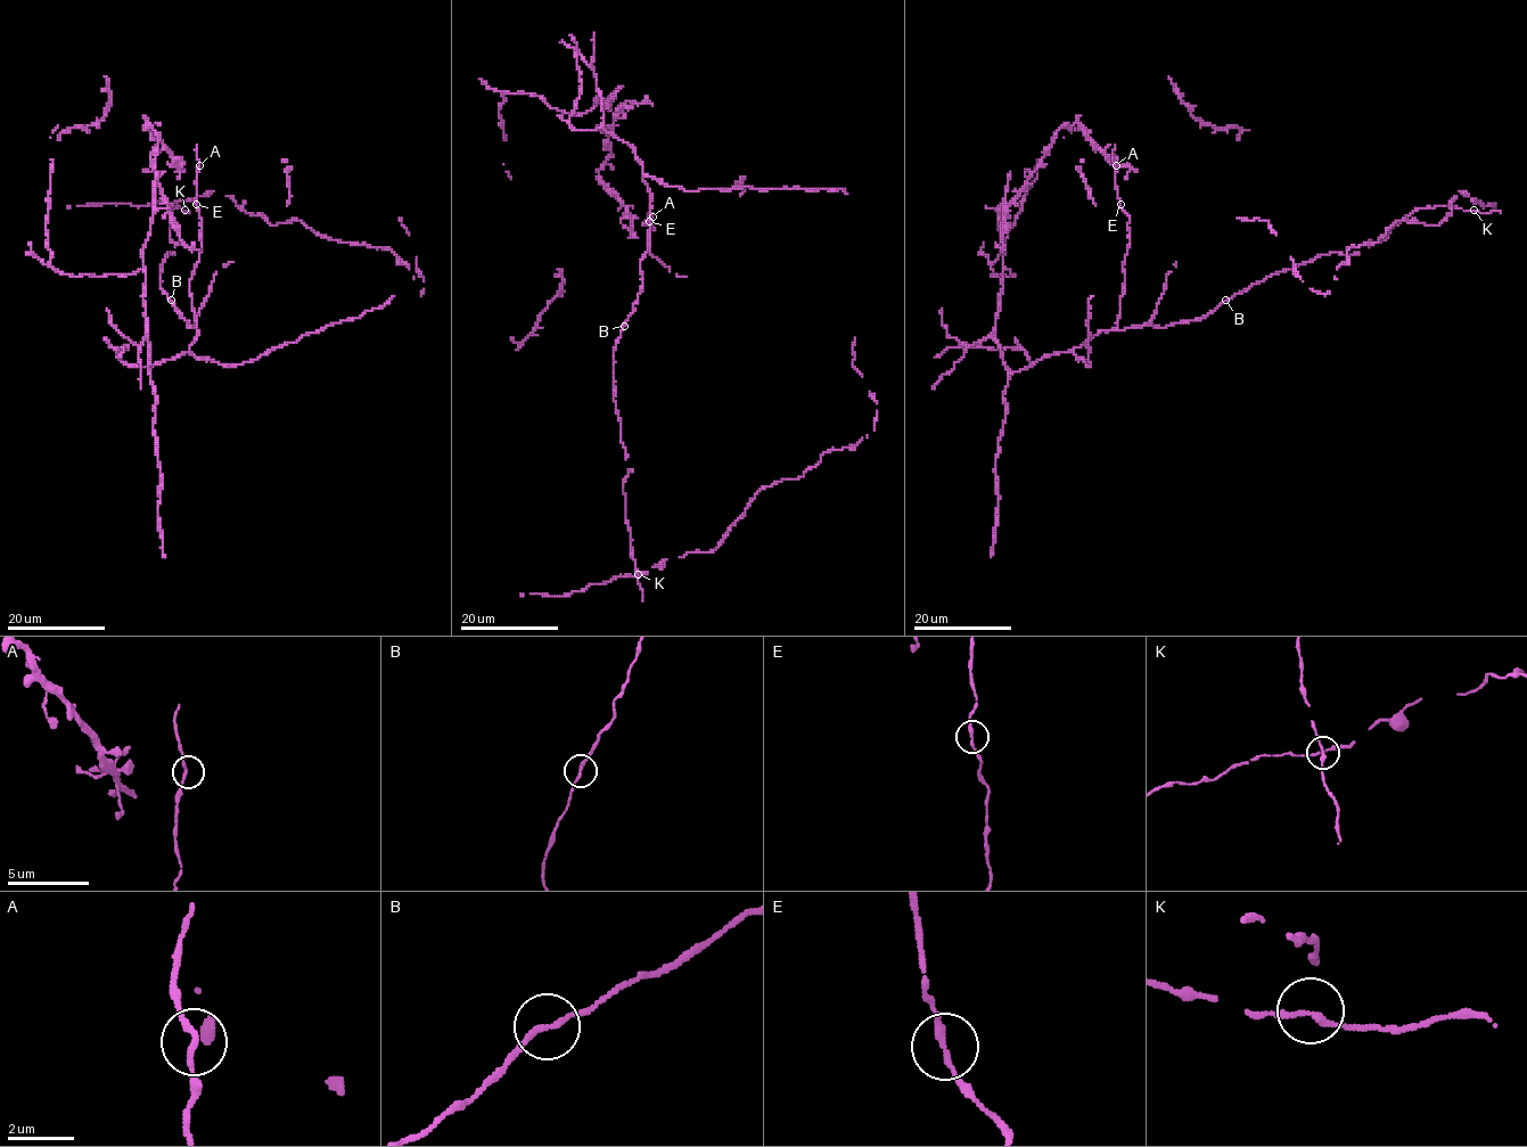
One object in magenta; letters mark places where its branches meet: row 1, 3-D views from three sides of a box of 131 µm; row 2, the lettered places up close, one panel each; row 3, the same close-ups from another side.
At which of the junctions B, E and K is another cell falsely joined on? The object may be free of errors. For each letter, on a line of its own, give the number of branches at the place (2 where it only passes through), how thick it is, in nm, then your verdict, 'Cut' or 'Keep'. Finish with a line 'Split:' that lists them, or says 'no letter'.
B: Branches: 2. Thickness 170 nm. Keep
E: Branches: 2. Thickness 190 nm. Keep
K: Branches: 2. Thickness 170 nm. Keep
Split: no letter

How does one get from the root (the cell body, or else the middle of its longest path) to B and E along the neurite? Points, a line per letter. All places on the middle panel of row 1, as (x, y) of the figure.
B: (631, 312), (624, 326)
E: (631, 312), (643, 284), (639, 267), (649, 218), (645, 221), (655, 229), (649, 221)

